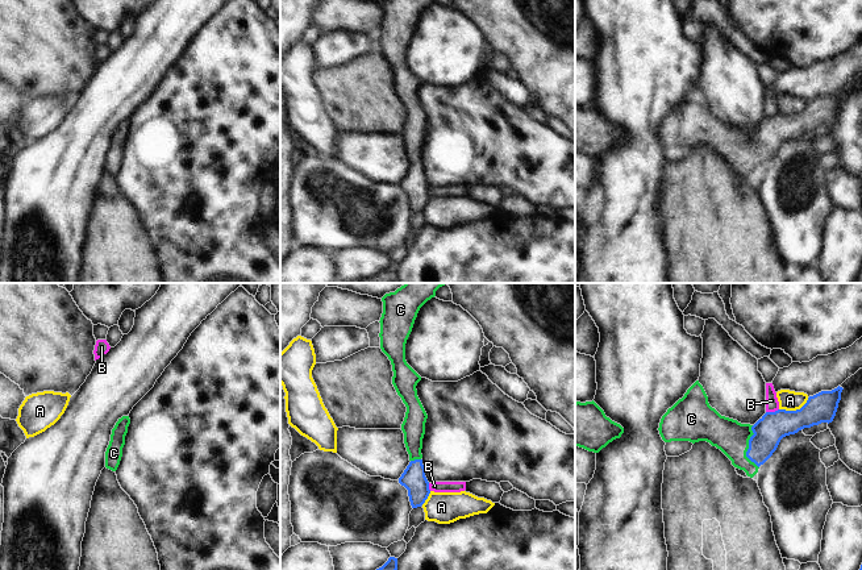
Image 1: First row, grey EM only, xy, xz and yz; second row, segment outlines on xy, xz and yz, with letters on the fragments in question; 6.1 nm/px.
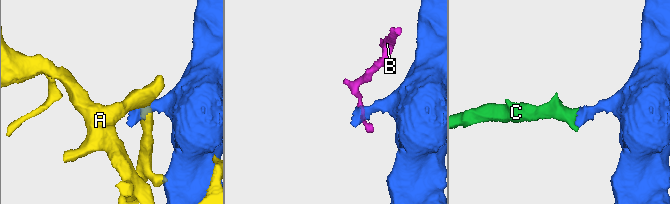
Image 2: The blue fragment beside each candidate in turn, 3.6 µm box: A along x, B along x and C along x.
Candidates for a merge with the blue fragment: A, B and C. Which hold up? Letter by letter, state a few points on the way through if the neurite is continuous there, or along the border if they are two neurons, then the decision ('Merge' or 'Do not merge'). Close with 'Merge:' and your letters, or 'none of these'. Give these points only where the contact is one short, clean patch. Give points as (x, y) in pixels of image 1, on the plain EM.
A: Boundary: yz (808, 103), (799, 113), (779, 115). Do not merge
B: Boundary: yz (778, 113), (766, 117). Do not merge
C: Path across: yz (769, 136), (756, 149), (749, 152), (732, 142). Merge
Merge: C

